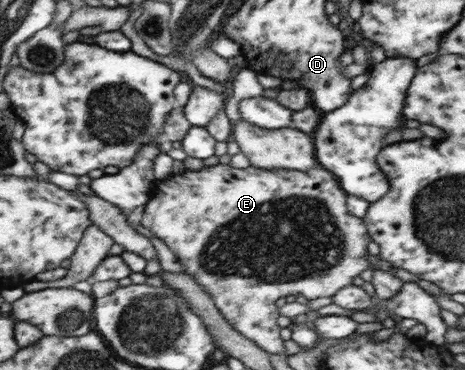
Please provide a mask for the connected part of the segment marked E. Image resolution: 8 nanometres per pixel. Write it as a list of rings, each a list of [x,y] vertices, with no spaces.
[[[218,163],[213,166],[204,166],[197,171],[187,170],[181,174],[174,174],[166,180],[158,180],[155,186],[155,195],[144,208],[141,224],[174,252],[178,261],[185,267],[187,274],[205,286],[205,293],[213,300],[214,306],[224,317],[224,320],[235,331],[256,343],[268,354],[283,353],[283,343],[281,343],[279,329],[275,323],[275,317],[277,317],[275,301],[279,297],[303,295],[307,300],[317,299],[317,297],[331,297],[336,294],[337,290],[351,285],[351,277],[357,277],[363,269],[369,267],[369,263],[363,263],[365,261],[365,247],[367,247],[370,237],[367,235],[368,231],[365,231],[364,220],[357,216],[353,217],[352,213],[345,211],[345,193],[339,189],[336,176],[320,167],[307,171],[268,170],[251,165],[244,169],[237,169],[229,166],[229,164]]]

